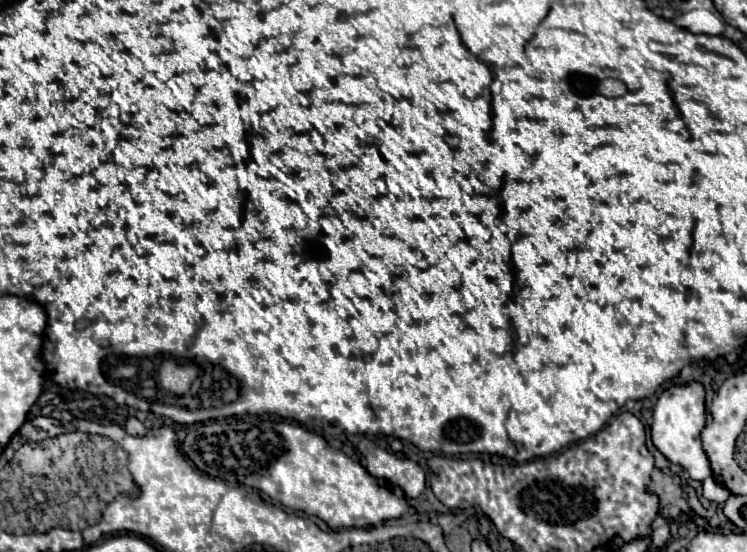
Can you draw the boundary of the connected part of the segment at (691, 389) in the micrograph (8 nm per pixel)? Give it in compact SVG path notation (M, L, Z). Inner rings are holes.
M701 384L687 386L671 386L661 392L655 408L653 408L653 424L651 424L651 440L655 448L673 464L685 468L693 480L705 480L711 476L709 460L701 448L699 434L705 426L705 390Z

